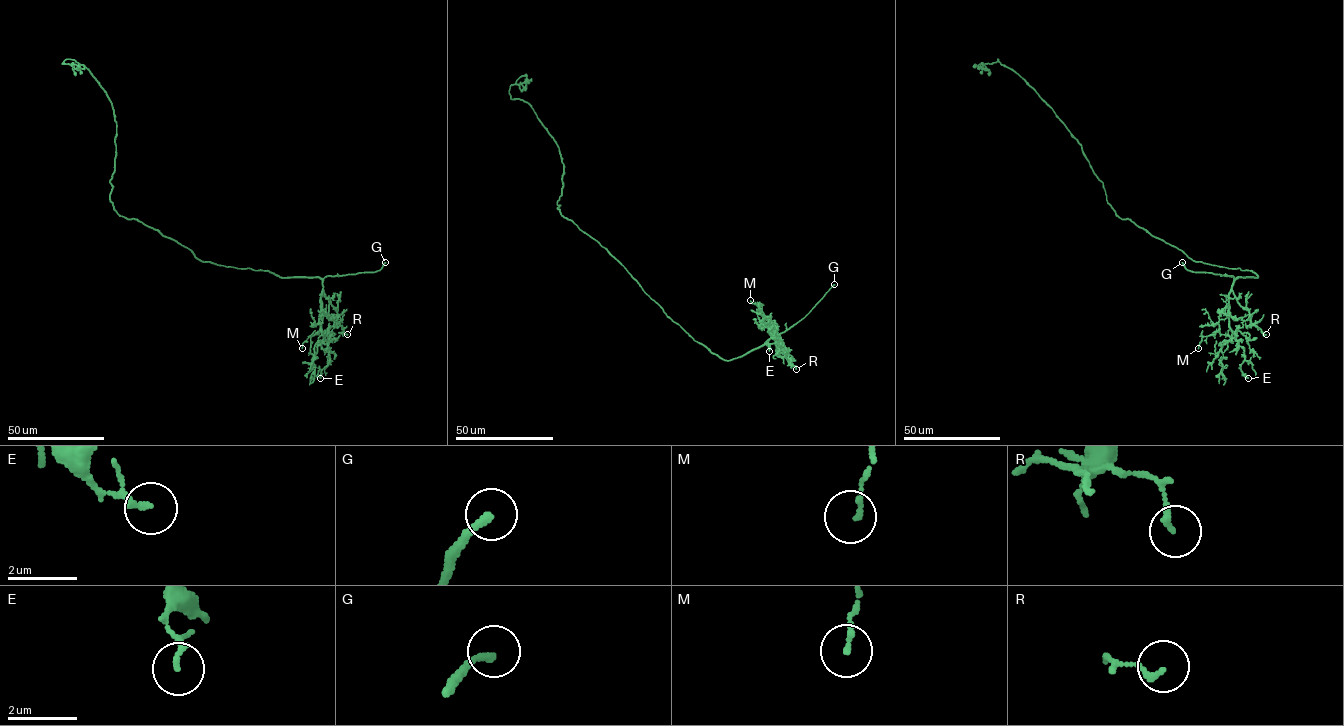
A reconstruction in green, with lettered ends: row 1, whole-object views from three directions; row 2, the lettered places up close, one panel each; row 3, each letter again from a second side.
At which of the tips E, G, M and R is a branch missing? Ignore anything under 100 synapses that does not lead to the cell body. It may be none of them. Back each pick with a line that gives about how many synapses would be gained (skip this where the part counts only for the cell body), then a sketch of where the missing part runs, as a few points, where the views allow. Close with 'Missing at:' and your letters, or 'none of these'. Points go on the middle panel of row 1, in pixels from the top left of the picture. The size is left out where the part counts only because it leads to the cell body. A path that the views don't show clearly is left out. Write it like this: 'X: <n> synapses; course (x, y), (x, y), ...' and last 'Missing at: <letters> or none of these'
G: course (834, 284), (843, 286), (852, 298), (861, 302)
Missing at: G

